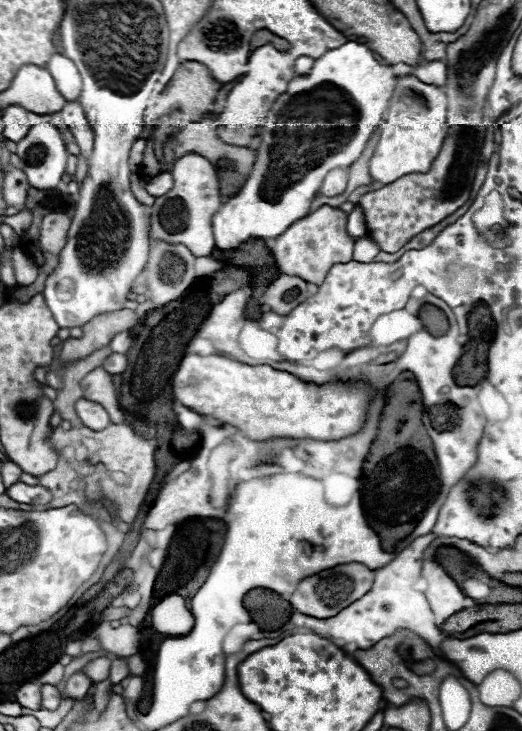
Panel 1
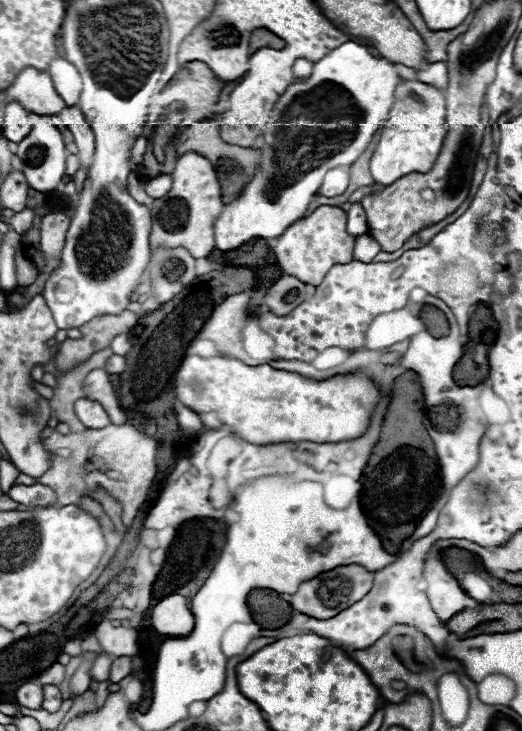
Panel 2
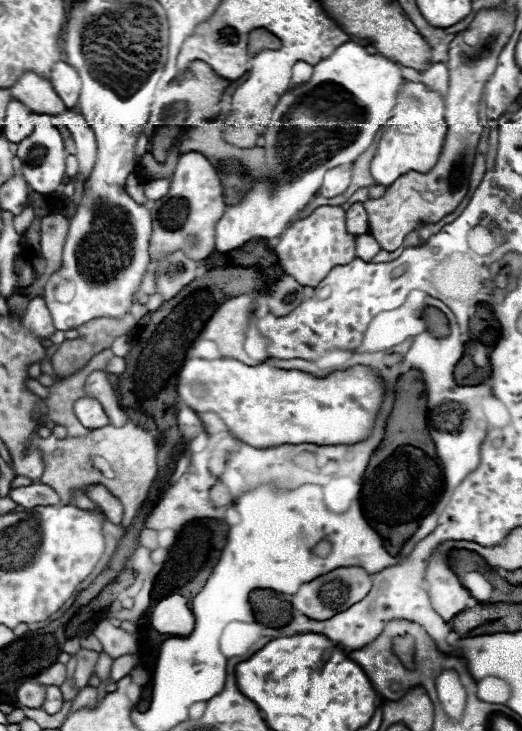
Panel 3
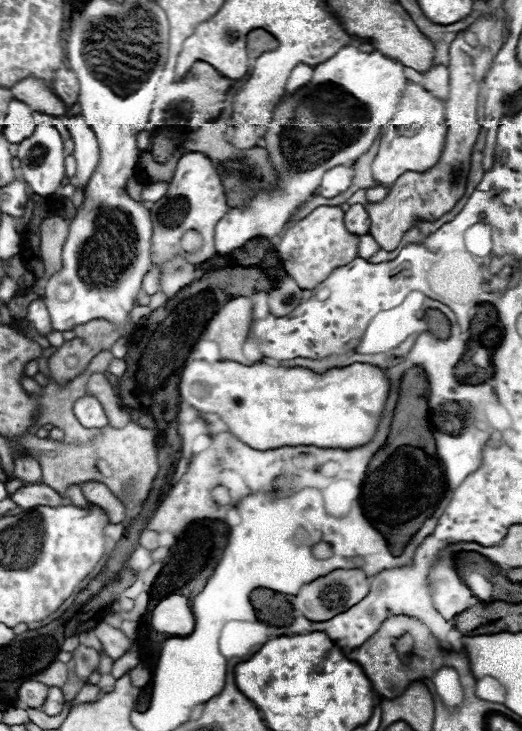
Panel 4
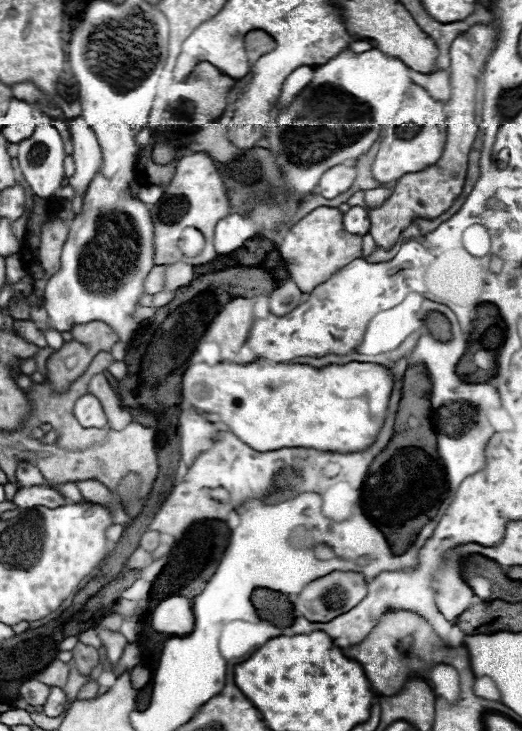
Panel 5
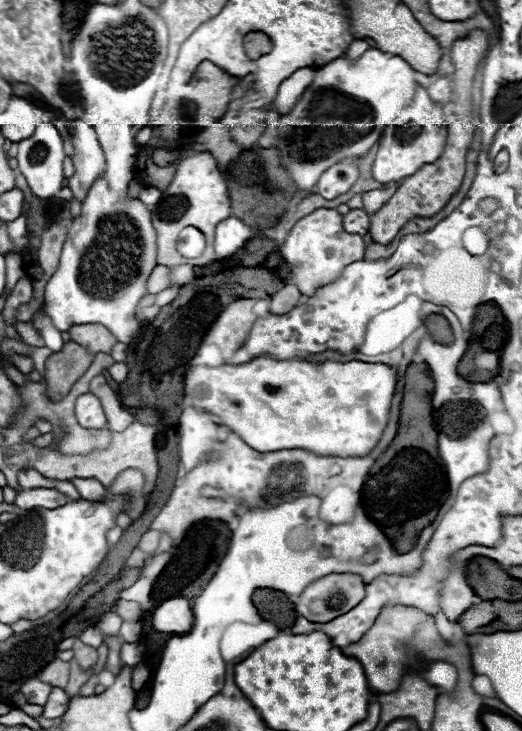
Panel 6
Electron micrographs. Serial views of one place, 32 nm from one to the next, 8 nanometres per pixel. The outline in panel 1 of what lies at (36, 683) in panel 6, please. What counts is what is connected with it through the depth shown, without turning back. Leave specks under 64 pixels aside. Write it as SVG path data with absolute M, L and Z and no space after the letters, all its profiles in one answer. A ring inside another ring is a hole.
M26 682L22 684L22 688L16 690L16 702L24 708L32 708L32 710L38 710L40 708L40 686L36 682Z

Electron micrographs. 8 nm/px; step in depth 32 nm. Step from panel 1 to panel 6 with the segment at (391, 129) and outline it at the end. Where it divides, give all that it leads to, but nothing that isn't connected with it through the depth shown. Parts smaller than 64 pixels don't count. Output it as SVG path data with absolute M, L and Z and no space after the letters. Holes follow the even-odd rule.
M418 86L414 90L412 102L406 108L402 108L400 116L396 118L396 124L382 130L378 154L372 164L374 180L378 180L380 184L398 182L404 176L418 172L424 164L432 164L442 154L444 144L446 144L446 136L448 136L448 130L446 130L442 106L432 102L428 92L422 86Z

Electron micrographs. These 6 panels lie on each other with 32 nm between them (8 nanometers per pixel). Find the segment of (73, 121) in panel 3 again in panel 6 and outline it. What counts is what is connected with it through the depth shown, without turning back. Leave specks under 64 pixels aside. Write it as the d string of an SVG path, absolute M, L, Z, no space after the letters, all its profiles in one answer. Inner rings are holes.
M84 120L74 122L74 176L68 178L68 186L74 198L84 200L92 182L104 172L104 152L98 144L96 132Z

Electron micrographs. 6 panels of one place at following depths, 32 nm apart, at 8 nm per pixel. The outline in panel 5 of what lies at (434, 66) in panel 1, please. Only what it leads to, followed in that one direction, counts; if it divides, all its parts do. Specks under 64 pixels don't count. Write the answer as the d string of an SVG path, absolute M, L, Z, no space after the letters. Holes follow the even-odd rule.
M434 70L434 72L430 72L430 74L426 74L430 80L428 80L428 84L424 86L430 94L432 94L432 98L436 98L436 100L440 100L440 102L448 102L448 98L450 98L450 80L448 80L448 72L446 70Z

